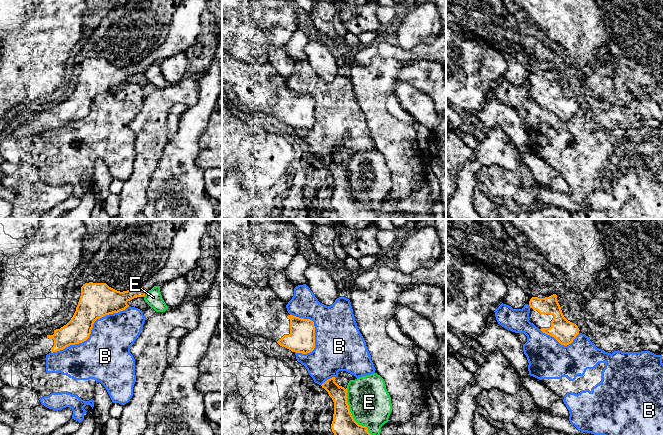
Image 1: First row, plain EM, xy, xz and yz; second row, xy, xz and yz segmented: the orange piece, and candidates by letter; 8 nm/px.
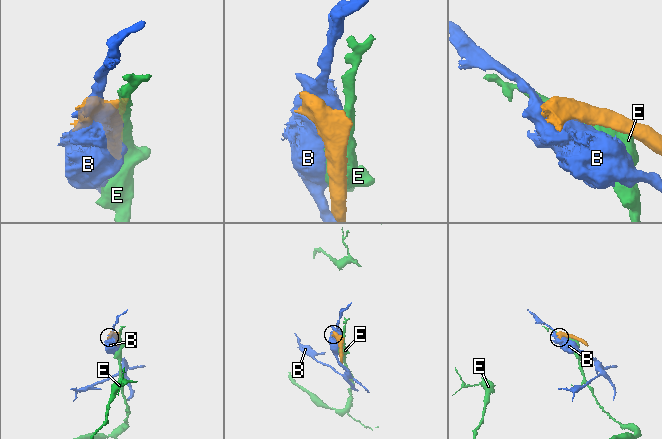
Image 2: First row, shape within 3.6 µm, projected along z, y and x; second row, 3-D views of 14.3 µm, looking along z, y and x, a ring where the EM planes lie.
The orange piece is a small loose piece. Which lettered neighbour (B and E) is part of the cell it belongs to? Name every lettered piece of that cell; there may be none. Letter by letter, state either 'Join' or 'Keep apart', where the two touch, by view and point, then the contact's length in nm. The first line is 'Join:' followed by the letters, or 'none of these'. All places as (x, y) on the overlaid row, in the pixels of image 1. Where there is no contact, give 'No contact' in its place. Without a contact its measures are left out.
Join: none of these
B: Keep apart. Touches orange at xy (90, 331). Shared border 750 nm
E: Keep apart. Touches orange at xz (350, 413). Shared border 420 nm

